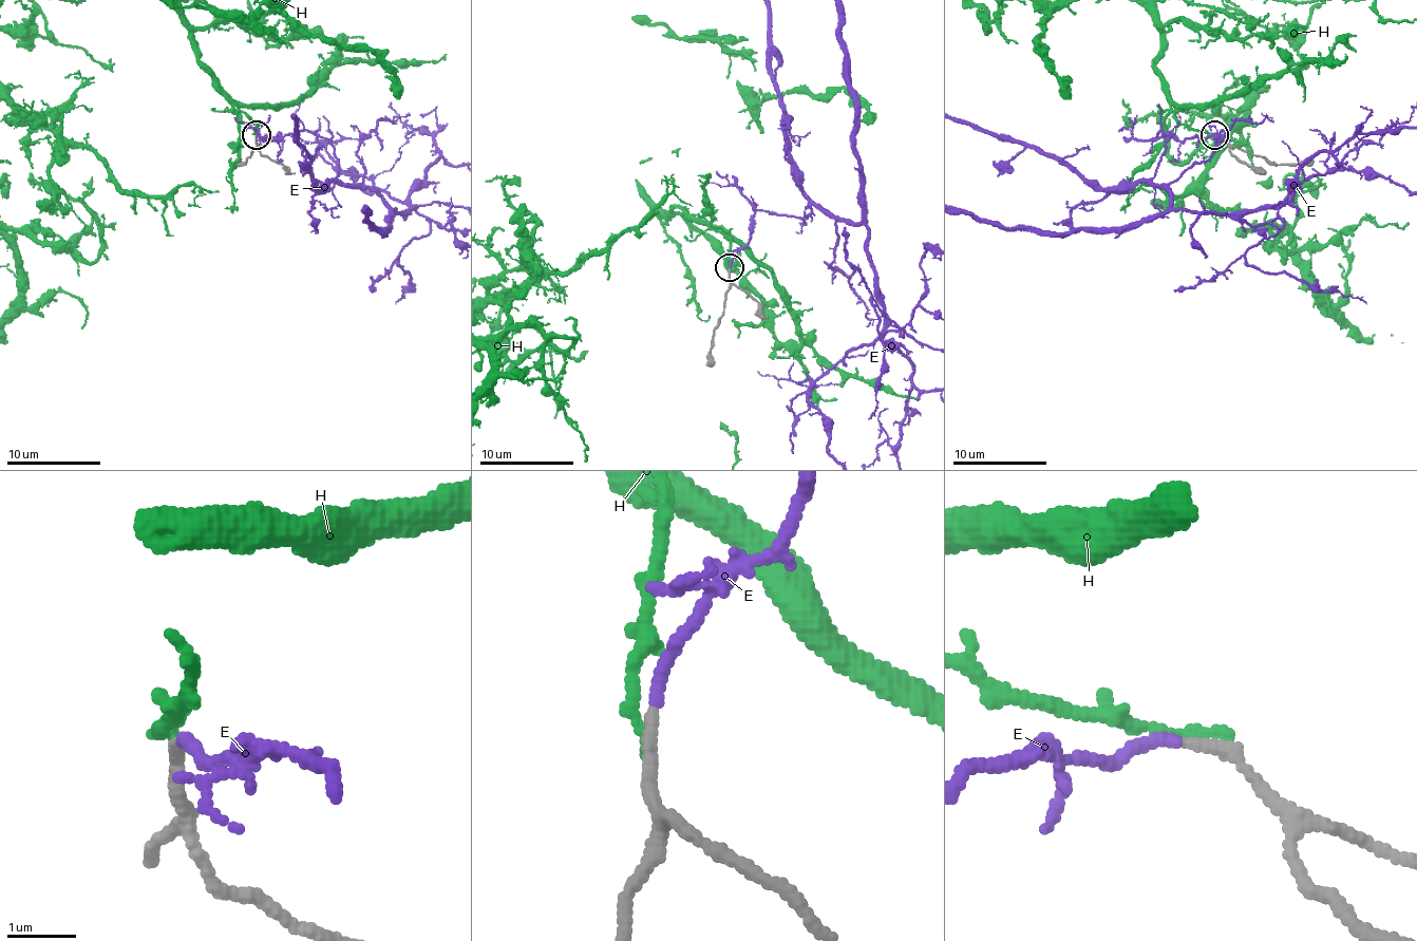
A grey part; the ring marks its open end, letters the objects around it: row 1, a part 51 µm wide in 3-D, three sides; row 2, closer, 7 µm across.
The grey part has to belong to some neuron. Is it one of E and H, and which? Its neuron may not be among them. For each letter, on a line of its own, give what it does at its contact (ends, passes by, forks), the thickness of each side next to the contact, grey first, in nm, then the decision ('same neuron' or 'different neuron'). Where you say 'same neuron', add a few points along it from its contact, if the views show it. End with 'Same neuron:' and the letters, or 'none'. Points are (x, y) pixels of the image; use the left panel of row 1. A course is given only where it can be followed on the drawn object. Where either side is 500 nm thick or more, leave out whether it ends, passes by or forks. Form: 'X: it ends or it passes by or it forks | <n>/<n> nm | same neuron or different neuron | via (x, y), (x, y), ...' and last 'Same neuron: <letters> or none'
E: it ends | 180/170 nm | same neuron
H: it ends | 200/130 nm | different neuron
Same neuron: E

